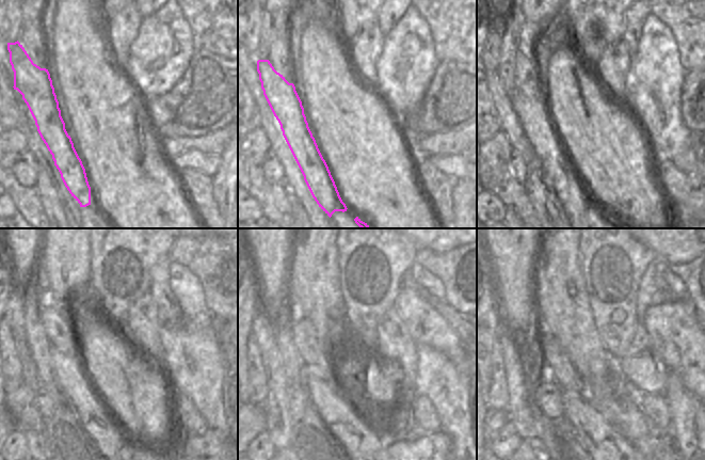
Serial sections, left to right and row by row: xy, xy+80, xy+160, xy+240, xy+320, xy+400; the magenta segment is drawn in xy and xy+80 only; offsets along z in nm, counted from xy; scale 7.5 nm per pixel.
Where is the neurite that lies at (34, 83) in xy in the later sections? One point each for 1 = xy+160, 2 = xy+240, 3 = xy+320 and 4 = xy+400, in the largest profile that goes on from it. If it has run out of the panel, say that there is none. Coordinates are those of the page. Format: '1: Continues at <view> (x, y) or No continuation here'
1: Continues at xy+160 (538, 125)
2: Continues at xy+240 (111, 437)
3: Continues at xy+320 (366, 442)
4: Continues at xy+400 (604, 444)

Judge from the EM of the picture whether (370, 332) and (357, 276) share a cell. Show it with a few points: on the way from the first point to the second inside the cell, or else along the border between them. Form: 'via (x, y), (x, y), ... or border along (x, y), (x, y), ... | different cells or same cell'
via (366, 318), (366, 290) | same cell

